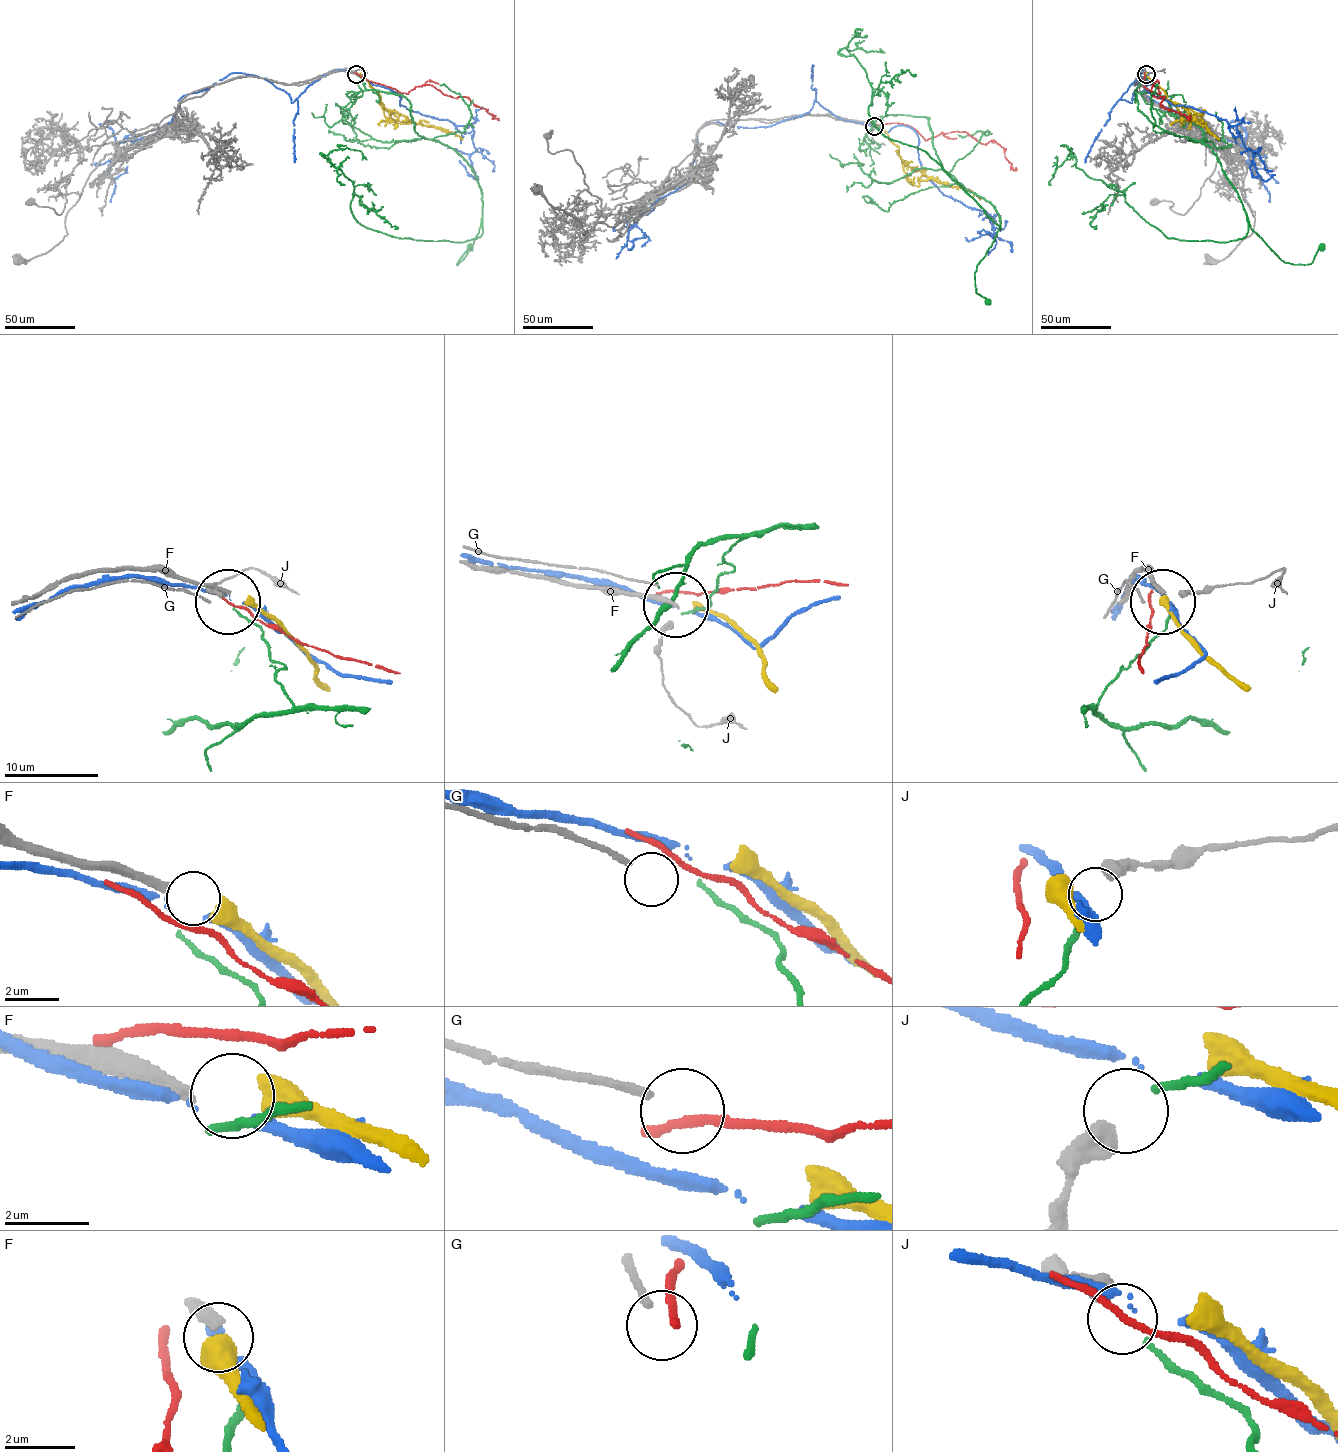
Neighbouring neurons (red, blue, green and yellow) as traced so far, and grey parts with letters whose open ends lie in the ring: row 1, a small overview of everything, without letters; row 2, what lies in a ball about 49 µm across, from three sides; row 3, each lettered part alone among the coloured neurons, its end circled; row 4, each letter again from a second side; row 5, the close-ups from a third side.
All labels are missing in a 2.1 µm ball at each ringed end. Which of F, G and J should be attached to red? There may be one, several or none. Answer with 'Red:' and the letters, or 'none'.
Red: none

